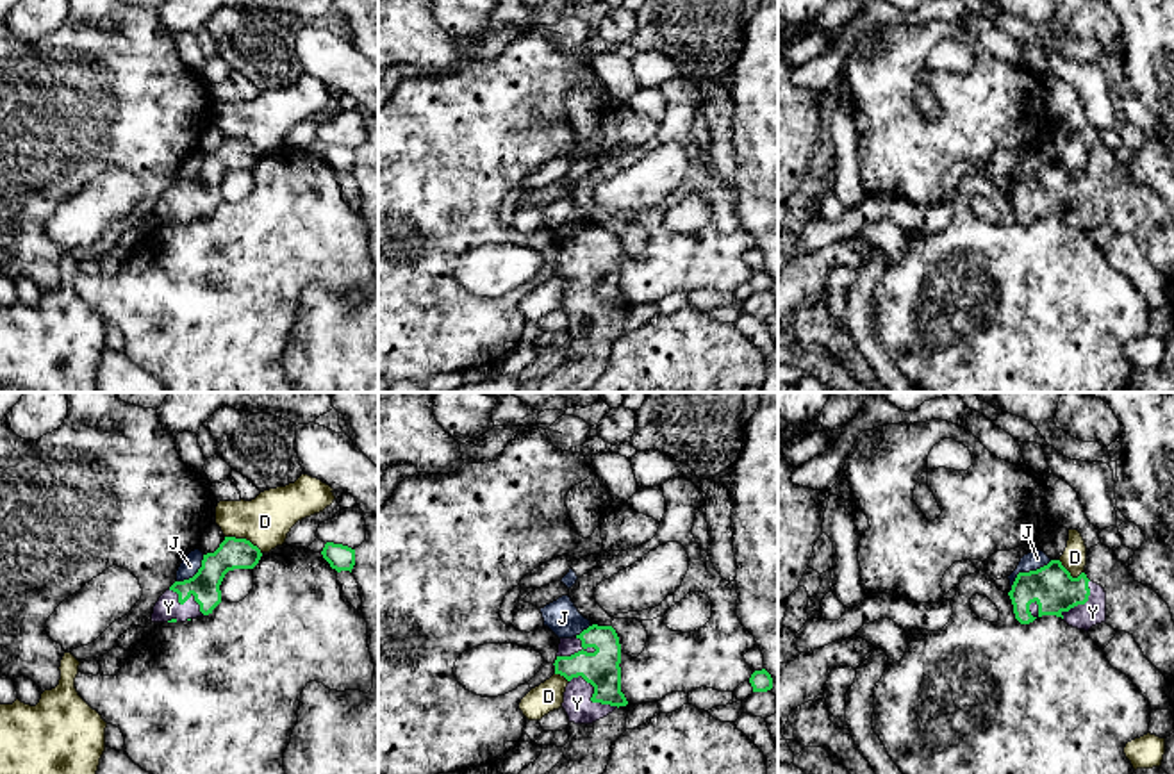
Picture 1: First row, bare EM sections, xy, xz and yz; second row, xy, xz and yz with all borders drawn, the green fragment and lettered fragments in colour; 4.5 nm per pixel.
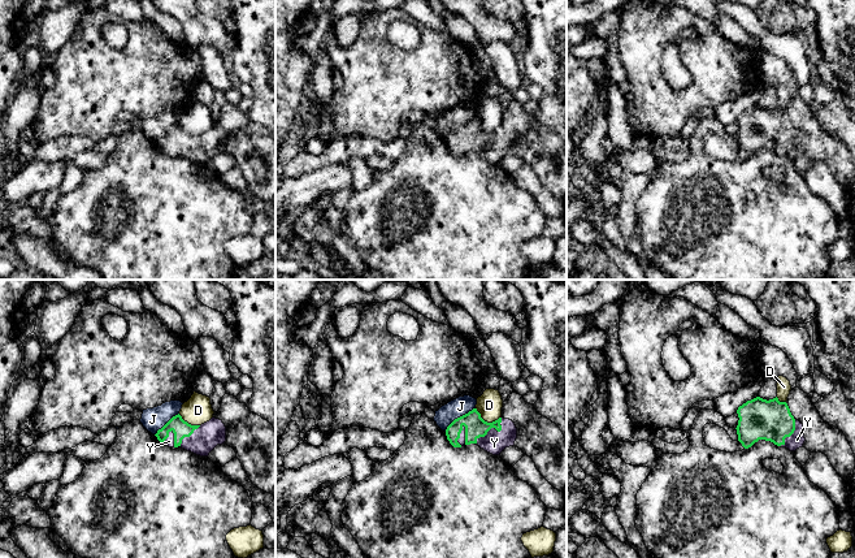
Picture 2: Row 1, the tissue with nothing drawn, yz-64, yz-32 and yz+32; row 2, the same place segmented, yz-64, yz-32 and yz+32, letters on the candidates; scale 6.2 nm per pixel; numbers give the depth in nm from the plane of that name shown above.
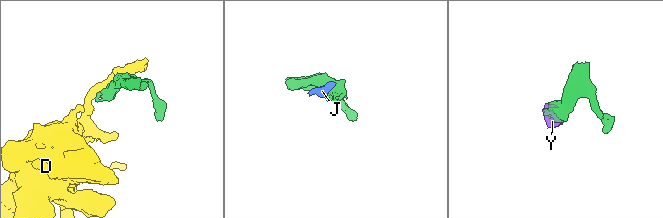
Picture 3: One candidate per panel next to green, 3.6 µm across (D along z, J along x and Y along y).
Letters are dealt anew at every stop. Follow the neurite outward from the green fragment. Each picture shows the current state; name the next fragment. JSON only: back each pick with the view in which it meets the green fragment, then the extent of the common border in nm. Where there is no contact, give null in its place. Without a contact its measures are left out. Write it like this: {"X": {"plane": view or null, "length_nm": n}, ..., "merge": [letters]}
{"Y": {"plane": "xz", "length_nm": 260}, "merge": ["Y"]}

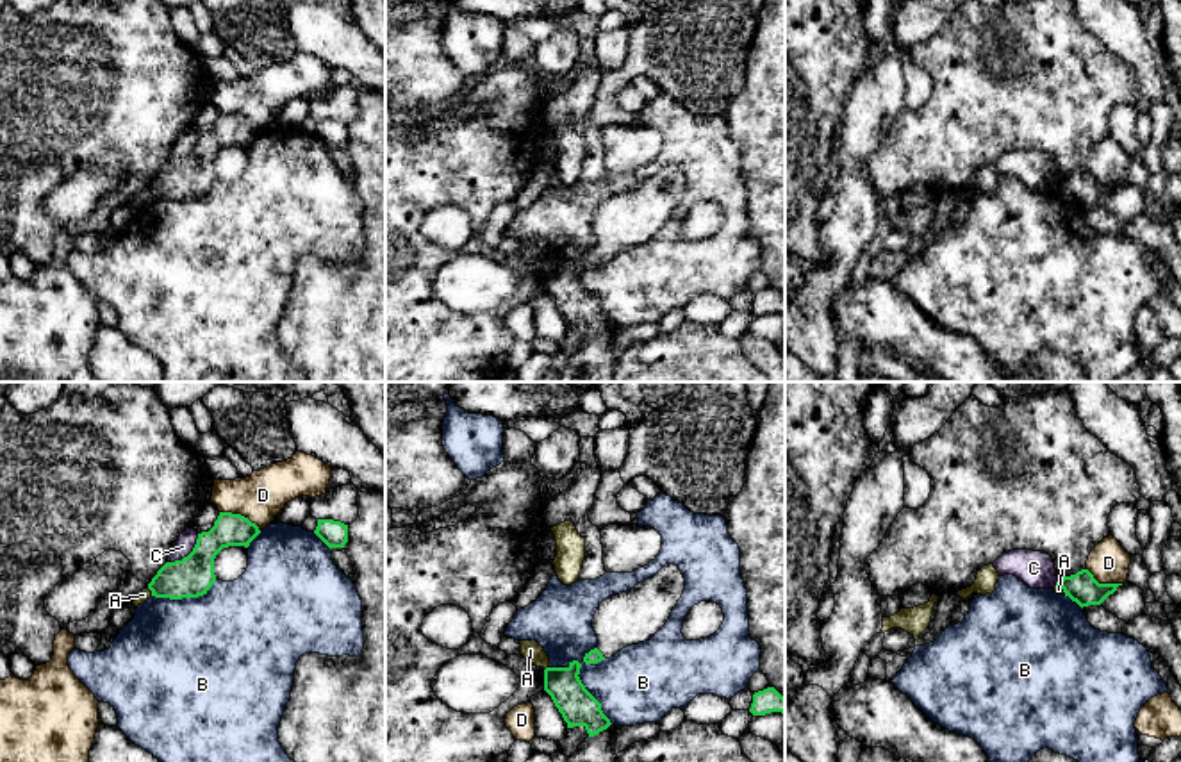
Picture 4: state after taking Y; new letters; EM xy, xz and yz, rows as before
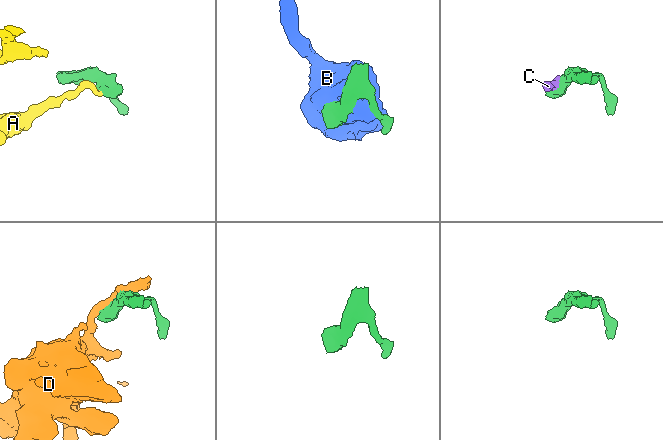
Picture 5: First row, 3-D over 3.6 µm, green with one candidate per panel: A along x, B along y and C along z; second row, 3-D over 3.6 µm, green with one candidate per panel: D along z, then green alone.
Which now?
{"merge": []}

